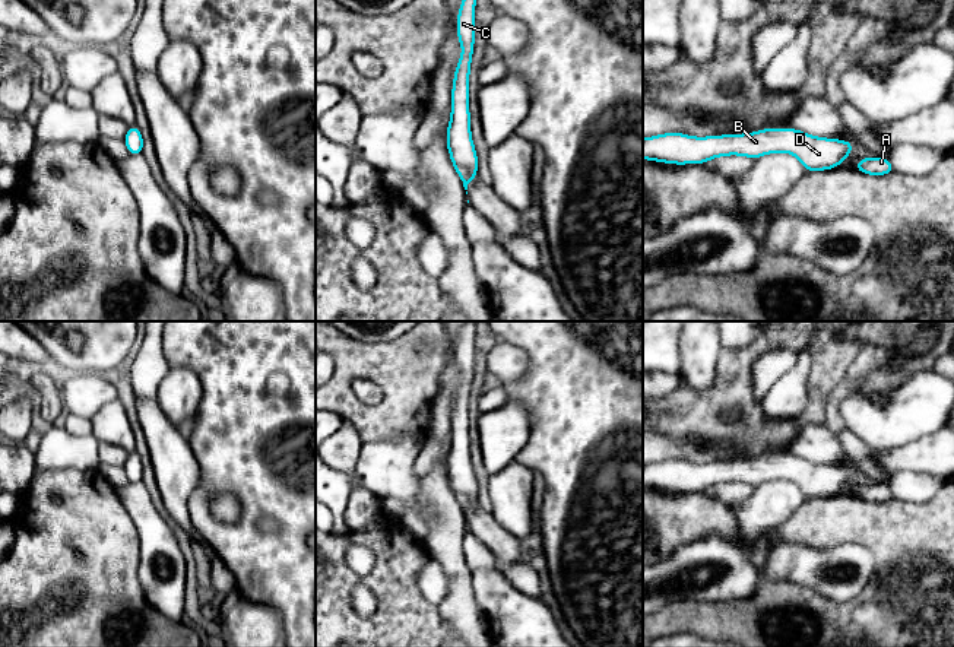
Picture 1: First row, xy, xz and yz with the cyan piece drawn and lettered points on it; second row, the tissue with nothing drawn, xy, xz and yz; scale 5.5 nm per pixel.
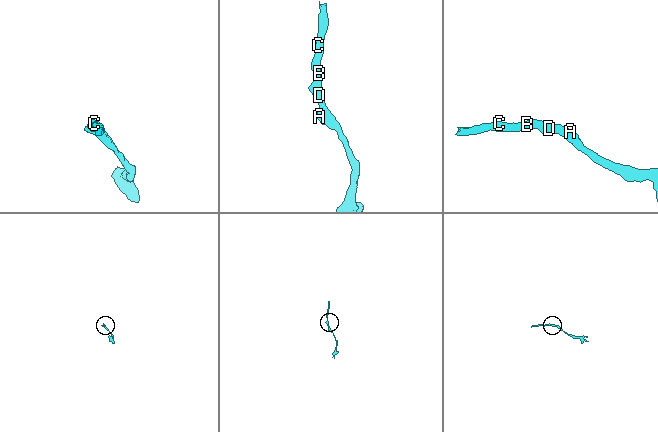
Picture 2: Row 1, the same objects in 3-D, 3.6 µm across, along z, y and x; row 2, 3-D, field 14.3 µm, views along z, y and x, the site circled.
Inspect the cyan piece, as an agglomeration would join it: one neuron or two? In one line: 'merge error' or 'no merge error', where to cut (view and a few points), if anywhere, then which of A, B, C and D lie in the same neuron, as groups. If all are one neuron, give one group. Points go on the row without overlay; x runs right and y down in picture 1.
no merge error; cut none; groups A B C D

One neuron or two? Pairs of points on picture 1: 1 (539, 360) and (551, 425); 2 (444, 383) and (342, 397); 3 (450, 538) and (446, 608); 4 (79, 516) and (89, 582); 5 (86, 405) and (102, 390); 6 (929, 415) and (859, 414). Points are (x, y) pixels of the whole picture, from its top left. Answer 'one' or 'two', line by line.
1: one
2: two
3: one
4: one
5: one
6: one

